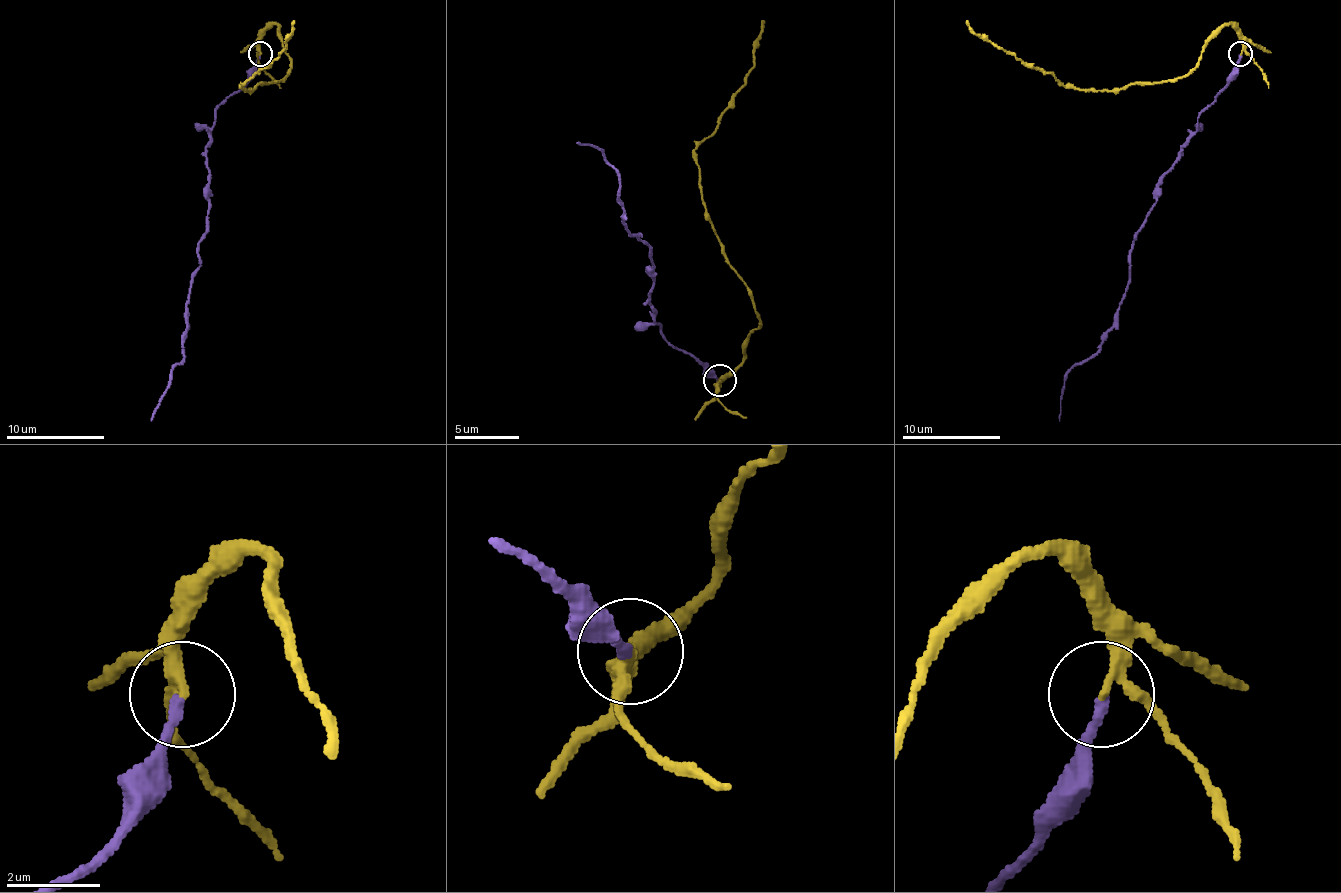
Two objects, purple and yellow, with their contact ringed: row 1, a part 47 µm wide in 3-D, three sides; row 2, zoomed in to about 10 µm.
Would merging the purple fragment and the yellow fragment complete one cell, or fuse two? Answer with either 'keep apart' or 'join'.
keep apart

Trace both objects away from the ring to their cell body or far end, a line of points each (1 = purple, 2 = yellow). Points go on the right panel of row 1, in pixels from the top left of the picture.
1: (1240, 54), (1237, 74), (1205, 108), (1161, 179), (1132, 243), (1117, 323), (1066, 375), (1059, 421)
2: (1240, 54), (1242, 37), (1225, 25), (1183, 76), (1132, 83), (1120, 91), (1063, 86), (983, 39), (966, 20)

